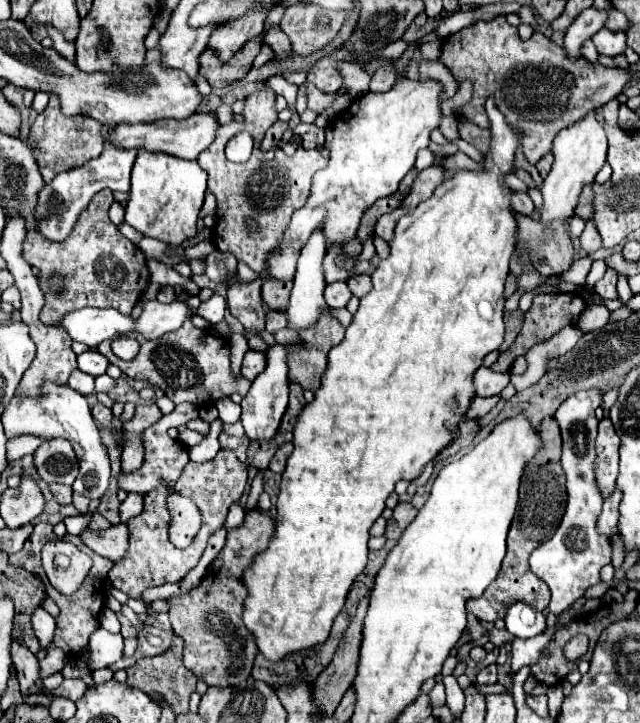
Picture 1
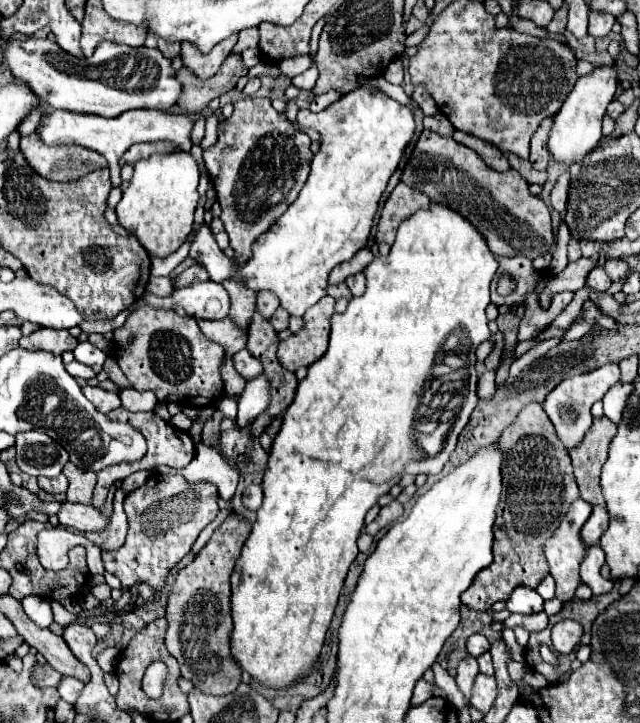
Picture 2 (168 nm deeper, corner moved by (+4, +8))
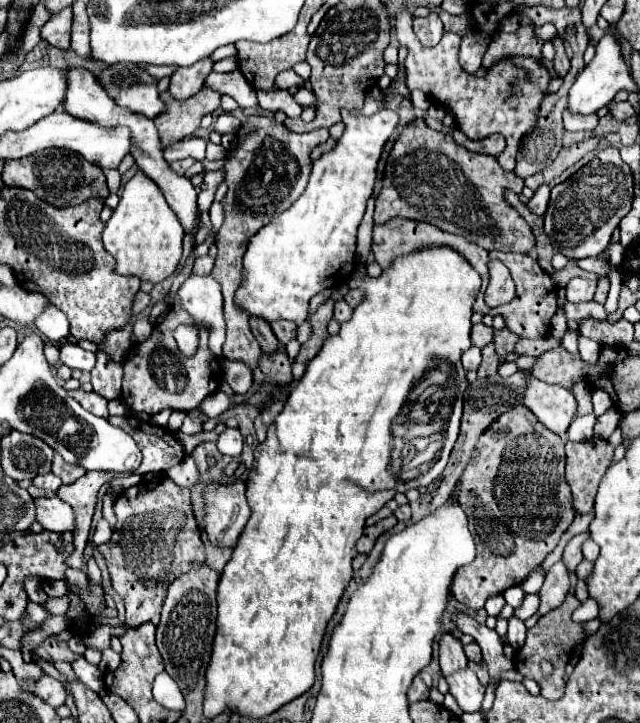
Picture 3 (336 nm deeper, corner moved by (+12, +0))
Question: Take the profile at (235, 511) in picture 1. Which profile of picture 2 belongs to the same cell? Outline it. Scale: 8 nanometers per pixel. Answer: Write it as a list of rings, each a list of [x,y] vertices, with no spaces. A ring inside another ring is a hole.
[[[202,443],[196,445],[194,461],[190,461],[184,469],[168,469],[166,465],[160,465],[156,469],[158,473],[166,475],[182,475],[186,481],[192,483],[192,479],[204,479],[208,483],[214,483],[218,487],[218,493],[224,501],[230,501],[236,485],[238,485],[238,469],[232,467],[218,449],[206,447]]]

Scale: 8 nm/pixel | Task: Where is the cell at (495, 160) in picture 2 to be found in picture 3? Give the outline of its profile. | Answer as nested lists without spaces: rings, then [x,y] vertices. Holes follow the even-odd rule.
[[[454,129],[452,137],[454,137],[454,141],[458,145],[462,145],[462,147],[474,151],[474,153],[484,153],[484,155],[498,157],[504,151],[504,137],[502,135],[490,135],[490,137],[482,139],[482,141],[472,141],[464,133],[460,133],[458,129]]]

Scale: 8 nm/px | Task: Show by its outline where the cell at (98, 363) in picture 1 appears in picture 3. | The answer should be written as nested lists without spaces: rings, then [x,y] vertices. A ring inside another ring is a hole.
[[[66,343],[60,349],[60,361],[72,369],[80,369],[80,371],[92,371],[96,365],[96,353],[82,349],[80,345],[70,345]]]

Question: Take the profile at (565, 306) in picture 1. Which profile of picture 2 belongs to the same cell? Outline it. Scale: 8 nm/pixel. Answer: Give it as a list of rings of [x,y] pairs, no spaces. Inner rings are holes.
[[[494,337],[494,341],[496,341],[496,345],[494,345],[492,353],[490,353],[490,355],[486,357],[486,361],[484,361],[484,365],[486,365],[488,371],[494,371],[494,369],[498,367],[500,353],[502,353],[502,347],[504,347],[504,339],[502,339],[502,337]]]

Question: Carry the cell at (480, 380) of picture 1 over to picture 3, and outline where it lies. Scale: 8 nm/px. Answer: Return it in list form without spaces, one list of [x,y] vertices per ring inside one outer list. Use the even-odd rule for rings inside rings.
[[[472,346],[463,353],[461,362],[466,371],[476,371],[481,363],[481,358],[481,349],[476,346]]]

